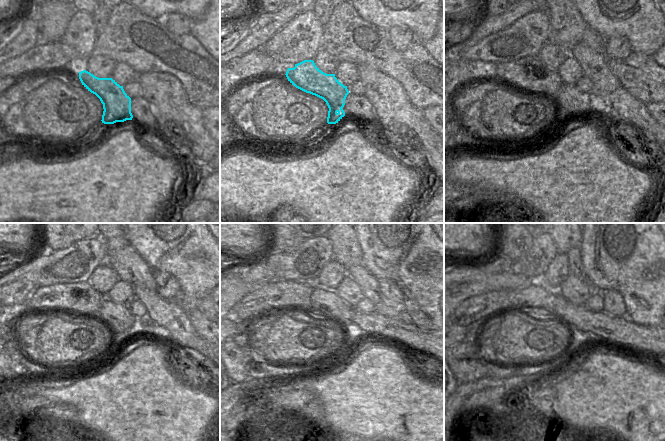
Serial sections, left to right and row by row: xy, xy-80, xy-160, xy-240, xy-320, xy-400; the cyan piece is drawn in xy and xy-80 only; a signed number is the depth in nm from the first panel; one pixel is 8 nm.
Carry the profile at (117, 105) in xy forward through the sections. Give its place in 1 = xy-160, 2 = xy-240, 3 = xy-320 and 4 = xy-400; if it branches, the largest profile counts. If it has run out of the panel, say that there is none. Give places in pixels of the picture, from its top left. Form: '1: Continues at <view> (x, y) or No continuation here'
1: Continues at xy-160 (528, 74)
2: Continues at xy-240 (80, 298)
3: Continues at xy-320 (277, 294)
4: Continues at xy-400 (478, 308)

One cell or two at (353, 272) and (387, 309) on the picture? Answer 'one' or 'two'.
one

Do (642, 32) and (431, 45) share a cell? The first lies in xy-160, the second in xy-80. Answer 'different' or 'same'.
different

